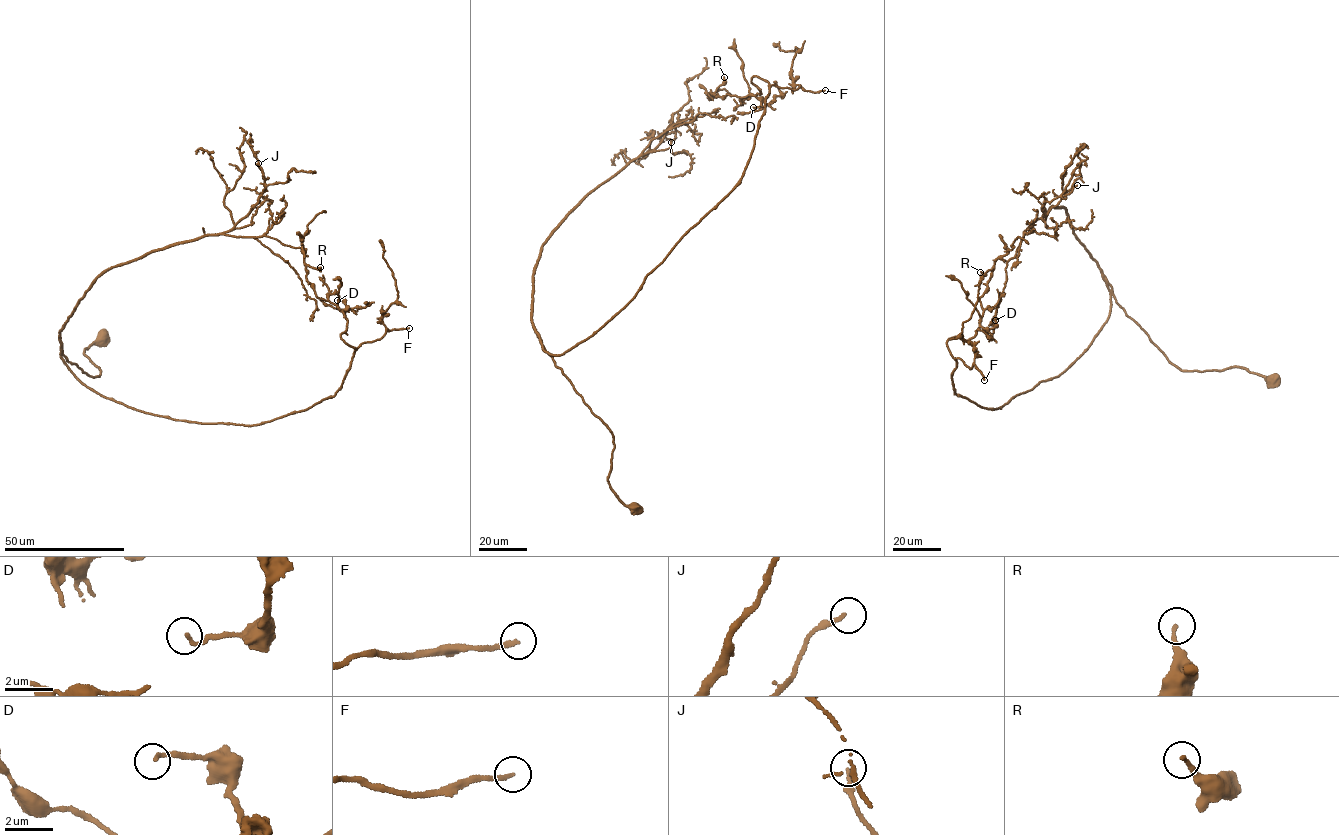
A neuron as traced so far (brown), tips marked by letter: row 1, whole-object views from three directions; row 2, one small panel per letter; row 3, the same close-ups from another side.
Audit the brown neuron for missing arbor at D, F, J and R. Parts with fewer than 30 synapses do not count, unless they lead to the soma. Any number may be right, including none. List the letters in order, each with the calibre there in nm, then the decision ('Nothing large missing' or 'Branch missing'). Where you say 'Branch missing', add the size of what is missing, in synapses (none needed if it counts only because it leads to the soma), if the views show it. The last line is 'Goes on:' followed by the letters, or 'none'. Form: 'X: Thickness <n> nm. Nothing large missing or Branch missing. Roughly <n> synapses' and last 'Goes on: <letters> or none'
D: Thickness 170 nm. Nothing large missing
F: Thickness 190 nm. Branch missing. Roughly 170 synapses
J: Thickness 160 nm. Nothing large missing
R: Thickness 180 nm. Nothing large missing
Goes on: F

